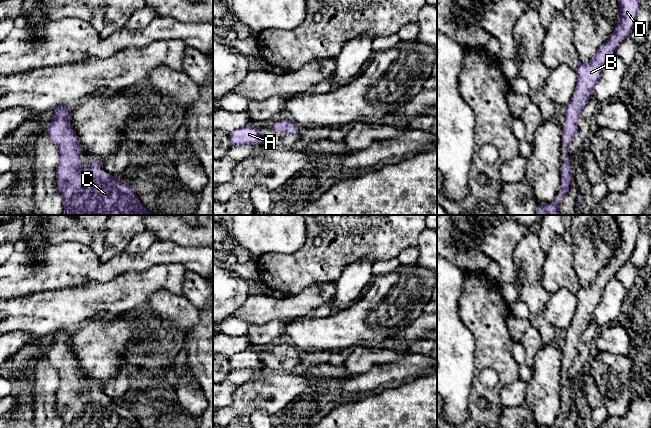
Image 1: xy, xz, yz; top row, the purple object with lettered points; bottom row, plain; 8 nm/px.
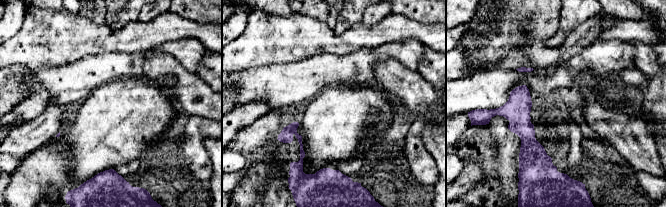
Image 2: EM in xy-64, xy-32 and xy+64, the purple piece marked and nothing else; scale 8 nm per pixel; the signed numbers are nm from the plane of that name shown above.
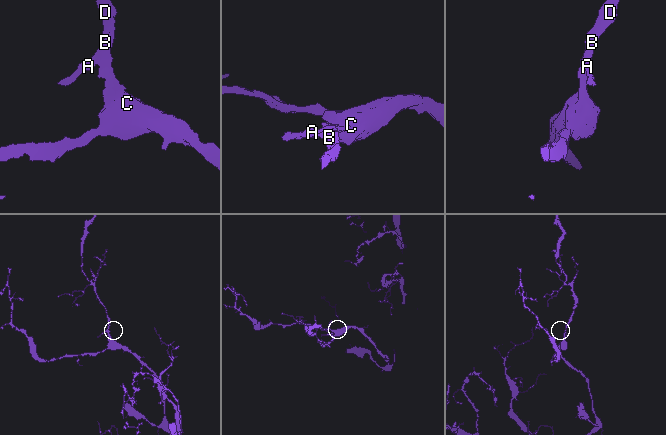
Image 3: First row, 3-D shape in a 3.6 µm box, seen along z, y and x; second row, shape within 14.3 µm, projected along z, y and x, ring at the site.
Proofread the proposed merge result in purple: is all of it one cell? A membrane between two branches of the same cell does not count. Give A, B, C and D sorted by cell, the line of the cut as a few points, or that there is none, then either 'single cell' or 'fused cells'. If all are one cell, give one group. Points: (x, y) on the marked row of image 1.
A B C D; no cut; single cell

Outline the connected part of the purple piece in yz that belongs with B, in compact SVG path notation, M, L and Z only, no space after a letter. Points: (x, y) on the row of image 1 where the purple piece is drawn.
M617 0L617 2L619 5L619 20L613 33L599 47L591 60L580 62L579 67L575 70L578 80L572 99L566 106L566 121L562 125L563 142L567 149L564 152L564 163L561 172L561 191L552 203L538 205L536 215L560 215L559 205L564 194L569 190L572 181L572 170L568 162L568 148L578 131L577 121L580 112L589 102L607 58L616 51L624 39L629 37L636 23L640 9L640 0Z

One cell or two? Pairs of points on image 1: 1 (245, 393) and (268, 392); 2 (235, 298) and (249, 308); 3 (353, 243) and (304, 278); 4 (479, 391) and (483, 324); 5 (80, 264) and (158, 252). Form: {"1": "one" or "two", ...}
{"1": "one", "2": "two", "3": "one", "4": "one", "5": "one"}

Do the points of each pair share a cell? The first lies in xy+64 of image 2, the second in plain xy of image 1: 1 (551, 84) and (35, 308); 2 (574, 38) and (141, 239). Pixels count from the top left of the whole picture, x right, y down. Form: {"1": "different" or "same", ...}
{"1": "same", "2": "same"}

